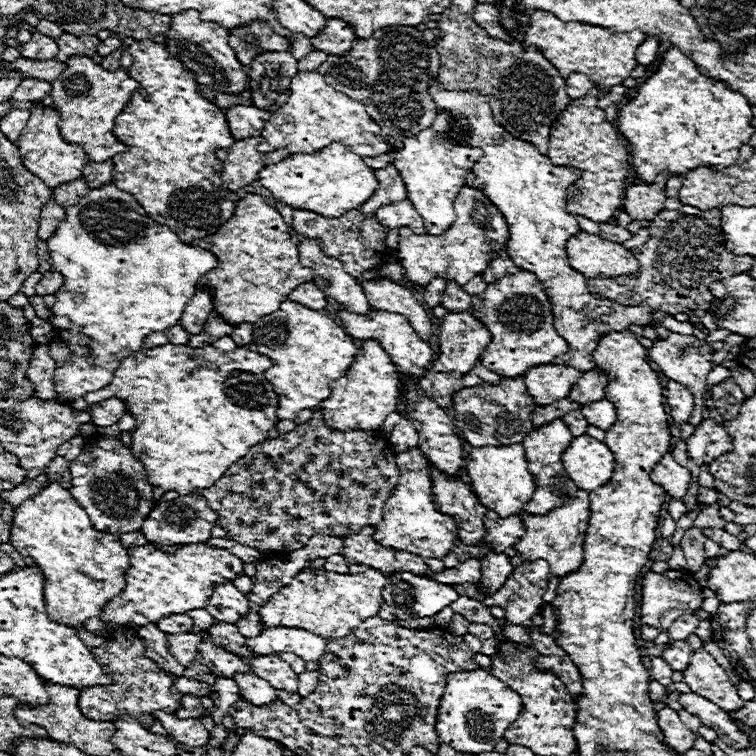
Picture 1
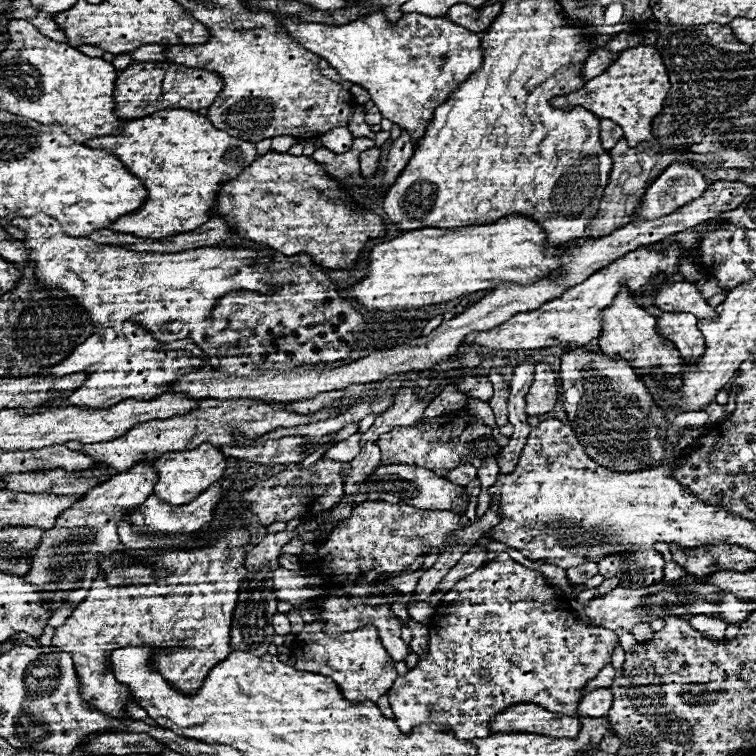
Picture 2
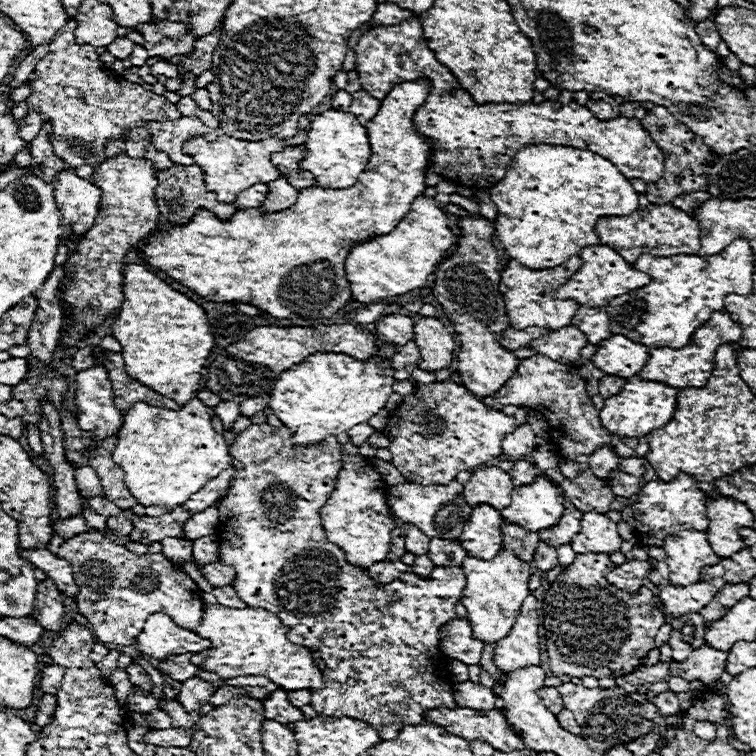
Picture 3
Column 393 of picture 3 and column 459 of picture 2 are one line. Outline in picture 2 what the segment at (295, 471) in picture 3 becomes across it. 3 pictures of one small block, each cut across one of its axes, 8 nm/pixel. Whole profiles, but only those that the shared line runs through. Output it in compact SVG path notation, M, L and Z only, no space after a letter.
M500 554L496 560L484 564L480 570L476 570L474 574L470 574L468 578L460 580L442 600L442 604L436 608L436 614L430 622L430 628L436 628L436 630L430 630L430 642L428 642L428 654L424 658L418 660L418 666L408 670L404 676L398 676L394 680L394 686L386 692L386 696L390 698L390 706L394 710L394 720L398 722L398 728L404 732L404 734L410 734L412 728L420 726L420 724L442 724L446 730L452 730L456 734L456 738L460 740L472 740L472 738L486 738L490 734L490 722L492 718L496 718L496 714L502 714L504 710L508 710L508 706L516 706L516 704L522 704L522 702L532 702L532 704L540 704L544 706L546 710L552 710L552 712L558 712L558 714L568 714L568 716L576 716L576 704L580 702L582 698L582 688L592 680L596 678L596 674L612 664L612 652L614 652L614 646L620 644L620 638L616 632L612 630L606 630L606 628L600 628L600 626L588 626L588 624L582 624L578 620L574 620L568 612L556 612L558 608L558 596L556 592L548 586L548 580L544 578L542 572L538 570L528 570L526 566L514 562L508 554Z

